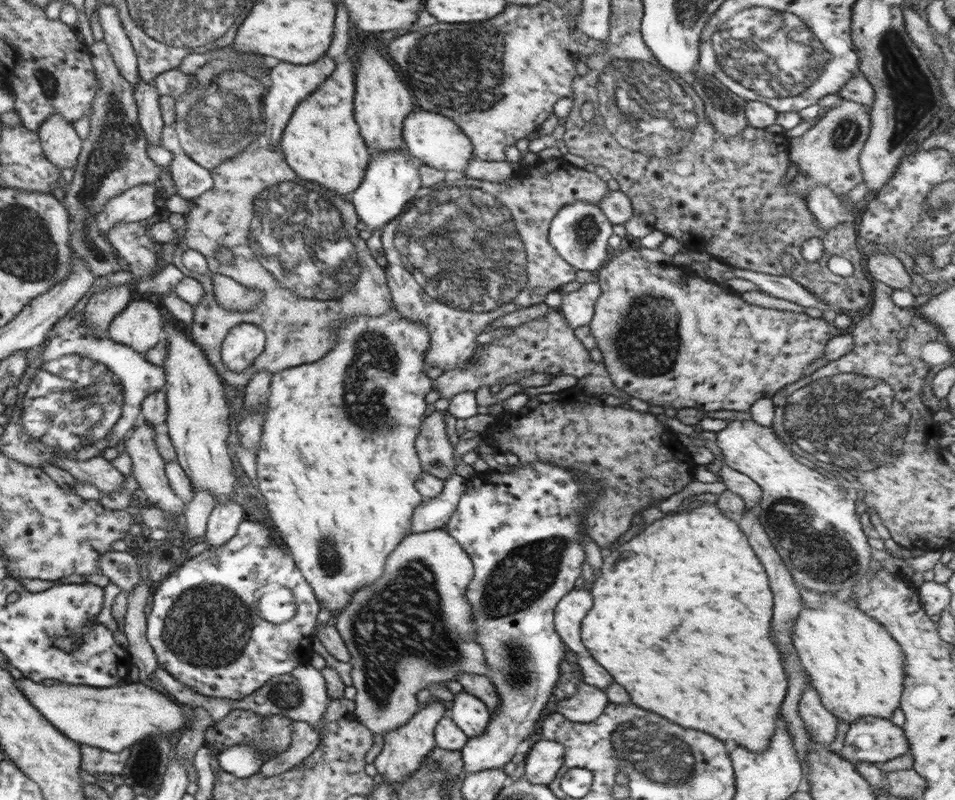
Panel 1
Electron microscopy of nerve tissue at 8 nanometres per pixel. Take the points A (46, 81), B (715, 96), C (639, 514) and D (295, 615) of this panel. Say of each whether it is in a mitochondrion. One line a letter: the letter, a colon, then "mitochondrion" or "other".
A: mitochondrion
B: mitochondrion
C: other
D: other

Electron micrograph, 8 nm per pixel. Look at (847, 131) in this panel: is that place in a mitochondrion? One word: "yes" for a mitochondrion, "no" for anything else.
yes

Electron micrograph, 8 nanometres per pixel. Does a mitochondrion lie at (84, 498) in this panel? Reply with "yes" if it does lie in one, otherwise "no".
no

